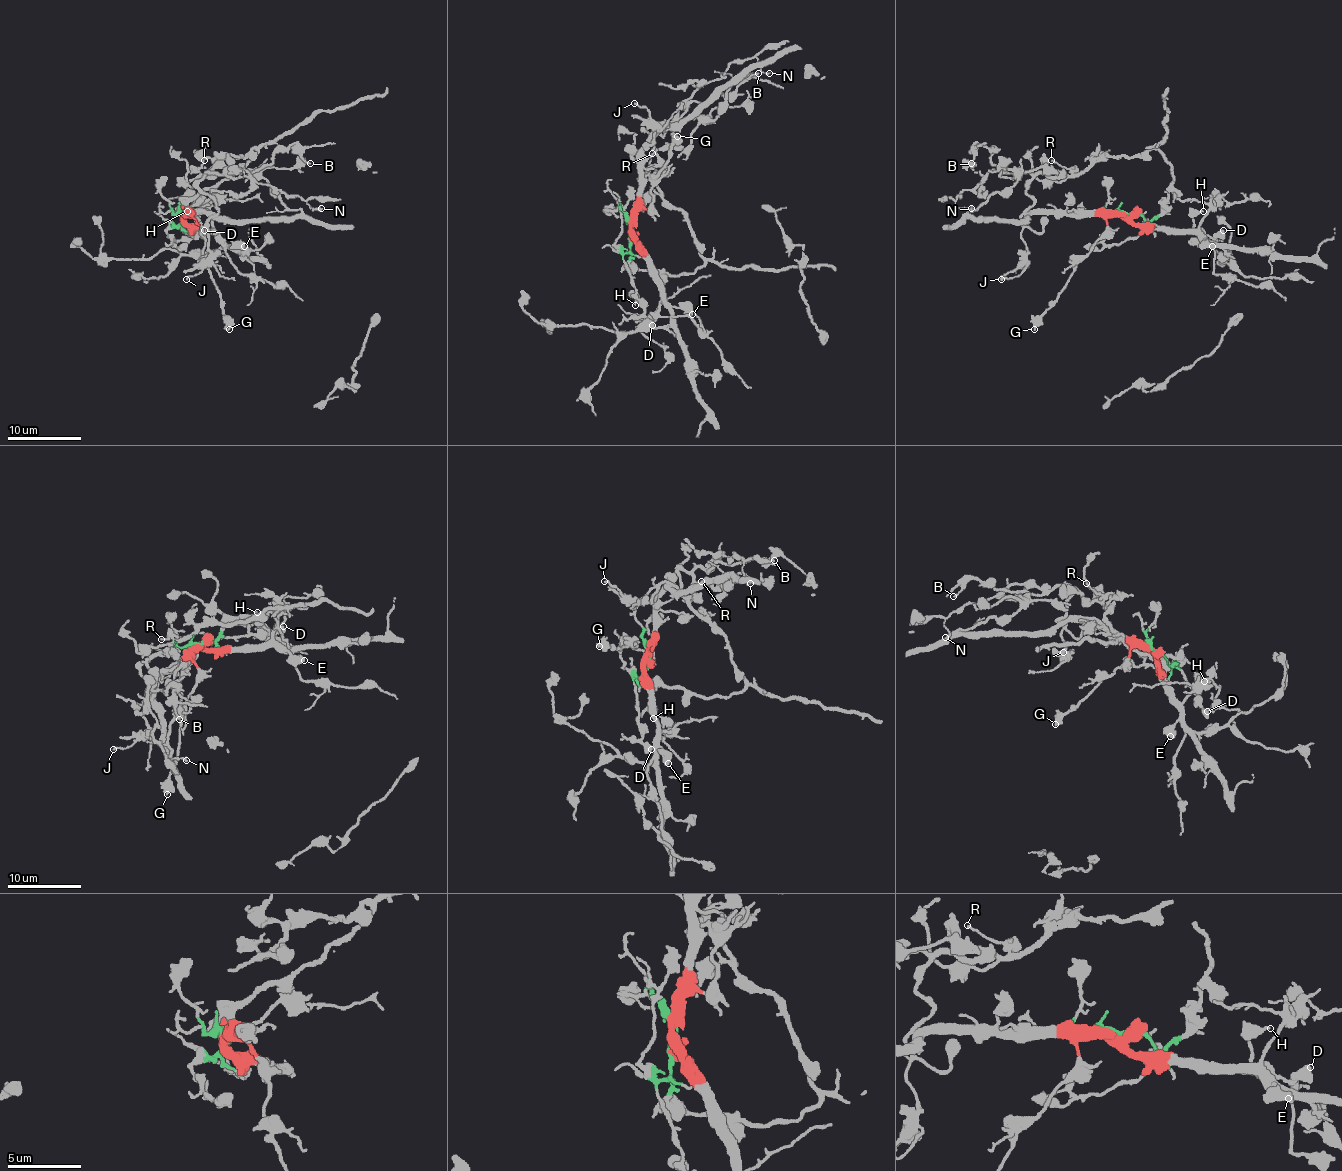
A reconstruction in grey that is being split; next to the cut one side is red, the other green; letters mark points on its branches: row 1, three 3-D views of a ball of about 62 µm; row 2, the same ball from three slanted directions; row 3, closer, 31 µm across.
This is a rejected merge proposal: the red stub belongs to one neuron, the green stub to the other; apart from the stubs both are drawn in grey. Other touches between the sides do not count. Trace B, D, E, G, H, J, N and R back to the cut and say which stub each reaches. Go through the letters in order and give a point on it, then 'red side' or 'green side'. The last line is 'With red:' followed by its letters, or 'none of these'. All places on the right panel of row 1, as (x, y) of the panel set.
B: place (971, 163); green side
D: place (1223, 230); green side
E: place (1212, 246); red side
G: place (1034, 329); red side
H: place (1203, 211); green side
J: place (1001, 279); green side
N: place (971, 208); green side
R: place (1051, 160); green side
With red: E, G

